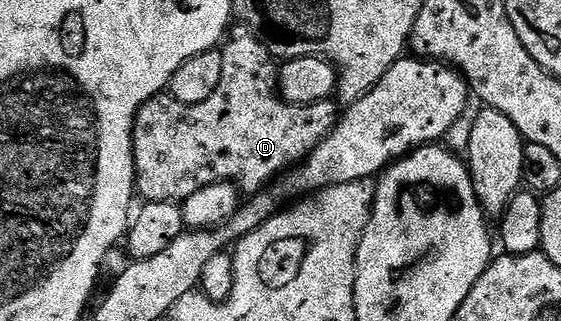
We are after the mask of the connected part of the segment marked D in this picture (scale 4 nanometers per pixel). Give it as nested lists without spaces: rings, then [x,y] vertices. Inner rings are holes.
[[[238,24],[236,28],[232,30],[232,33],[234,32],[233,38],[231,38],[231,33],[231,36],[224,42],[221,49],[221,54],[223,55],[223,76],[220,77],[219,87],[215,87],[215,95],[211,95],[211,99],[206,99],[203,103],[188,105],[187,103],[179,103],[179,99],[174,97],[158,95],[139,107],[137,118],[133,124],[133,162],[137,168],[136,192],[140,196],[142,193],[142,198],[145,201],[175,201],[183,203],[191,195],[195,195],[195,191],[199,191],[208,185],[213,185],[217,181],[227,181],[236,185],[242,194],[256,195],[268,186],[265,184],[272,177],[279,176],[281,172],[284,174],[286,171],[292,170],[294,165],[301,164],[313,148],[337,126],[339,105],[336,100],[316,101],[313,105],[292,105],[290,101],[285,100],[279,92],[279,65],[273,54],[269,52],[267,46],[246,25]]]

